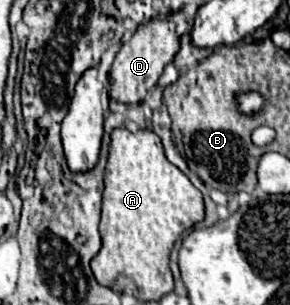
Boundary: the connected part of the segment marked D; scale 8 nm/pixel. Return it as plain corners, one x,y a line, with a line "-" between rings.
170,17
164,19
152,19
142,29
138,29
130,41
126,41
112,67
110,67
110,99
116,99
118,103
140,103
148,91
152,91
158,85
158,79
164,71
164,67
176,57
180,51
180,35
176,31
176,23

